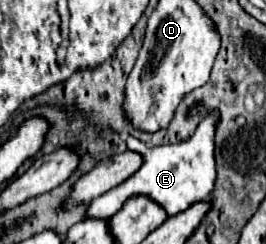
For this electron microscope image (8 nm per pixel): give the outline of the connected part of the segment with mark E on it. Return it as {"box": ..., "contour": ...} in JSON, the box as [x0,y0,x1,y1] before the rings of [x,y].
{"box":[83,112,219,220],"contour":[[[217,112],[209,114],[199,124],[199,128],[195,130],[195,134],[189,140],[169,144],[169,146],[153,146],[153,148],[149,148],[141,140],[129,136],[127,138],[127,150],[141,154],[141,158],[143,158],[141,168],[135,174],[131,174],[125,182],[121,182],[119,186],[111,188],[109,192],[101,194],[99,198],[91,200],[91,204],[89,204],[83,218],[109,220],[111,216],[115,216],[123,208],[125,200],[129,200],[131,196],[139,196],[139,194],[149,196],[151,200],[155,200],[167,212],[167,216],[175,216],[179,212],[185,212],[195,202],[209,200],[209,192],[213,192],[213,184],[215,184],[213,136],[215,136],[217,120],[219,120]]]}

